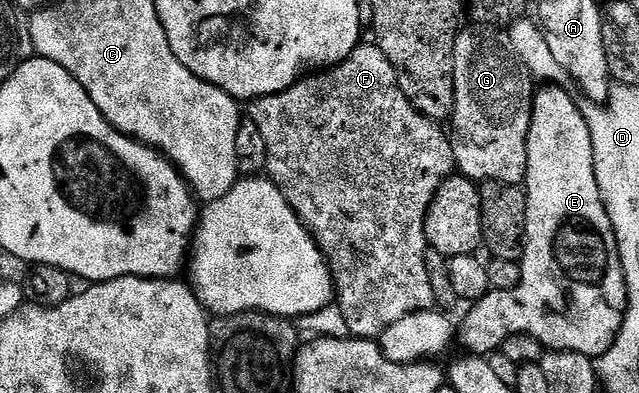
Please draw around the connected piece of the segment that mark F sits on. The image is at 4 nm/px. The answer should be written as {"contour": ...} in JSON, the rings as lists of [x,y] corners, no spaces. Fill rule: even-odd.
{"contour":[[[362,43],[357,46],[357,50],[348,57],[345,61],[342,61],[340,65],[334,65],[324,71],[314,72],[312,75],[306,75],[301,80],[296,81],[290,89],[284,89],[281,93],[275,95],[267,95],[266,97],[258,97],[247,105],[247,117],[248,120],[255,123],[255,127],[259,127],[259,131],[263,135],[264,141],[267,142],[267,177],[268,180],[272,181],[277,189],[285,196],[287,203],[294,211],[297,212],[297,217],[304,223],[305,228],[309,230],[314,241],[321,246],[321,254],[325,256],[325,262],[329,264],[329,271],[333,275],[333,288],[335,290],[335,301],[339,306],[341,304],[341,317],[345,320],[345,325],[350,329],[348,332],[357,339],[377,339],[380,338],[381,334],[387,331],[387,327],[391,327],[391,323],[399,323],[399,319],[403,319],[407,315],[412,313],[423,313],[434,308],[435,302],[433,300],[433,288],[431,287],[431,279],[427,275],[427,263],[425,262],[425,250],[427,248],[427,242],[425,239],[425,216],[427,211],[431,207],[433,202],[433,196],[437,194],[437,189],[442,183],[449,177],[454,176],[455,170],[457,169],[457,160],[453,154],[453,142],[450,134],[445,133],[438,122],[433,121],[430,117],[423,116],[418,109],[412,105],[409,101],[409,97],[401,90],[401,79],[397,72],[396,67],[393,66],[393,62],[387,59],[387,55],[383,50],[380,49],[376,43]]]}

